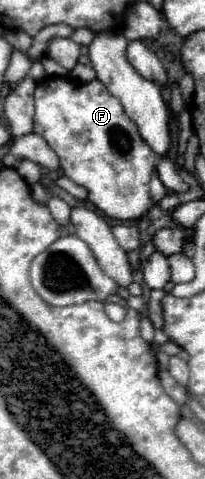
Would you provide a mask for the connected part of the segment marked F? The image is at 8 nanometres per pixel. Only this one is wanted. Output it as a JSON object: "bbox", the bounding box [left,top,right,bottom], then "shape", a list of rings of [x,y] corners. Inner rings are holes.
{"bbox":[34,78,158,220],"shape":[[[44,78],[36,86],[34,100],[34,132],[58,154],[64,174],[88,190],[88,202],[114,220],[138,220],[154,206],[148,182],[158,158],[104,84]]]}

